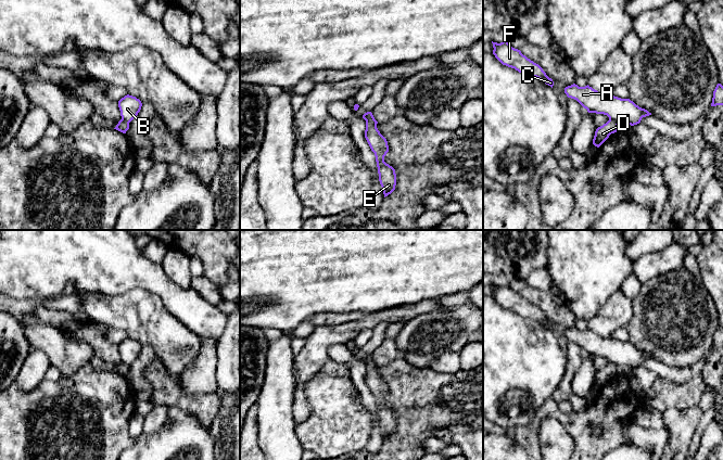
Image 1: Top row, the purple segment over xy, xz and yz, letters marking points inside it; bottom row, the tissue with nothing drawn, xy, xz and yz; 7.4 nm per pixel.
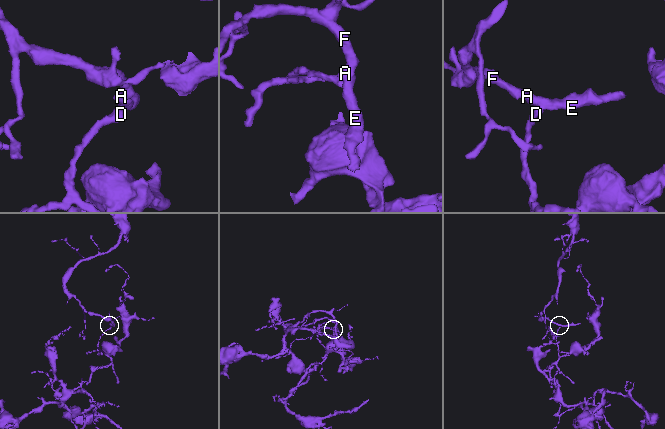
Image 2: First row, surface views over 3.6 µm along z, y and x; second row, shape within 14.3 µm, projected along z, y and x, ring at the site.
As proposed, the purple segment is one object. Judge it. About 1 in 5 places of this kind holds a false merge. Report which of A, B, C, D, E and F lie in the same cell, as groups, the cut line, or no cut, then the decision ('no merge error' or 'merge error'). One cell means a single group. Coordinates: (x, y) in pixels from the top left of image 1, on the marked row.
A B C E F / D; cut in yz along (609, 118), (618, 124); merge error

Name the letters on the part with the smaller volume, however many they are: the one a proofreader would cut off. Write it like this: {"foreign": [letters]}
{"foreign": ["A", "B", "C", "E", "F"]}

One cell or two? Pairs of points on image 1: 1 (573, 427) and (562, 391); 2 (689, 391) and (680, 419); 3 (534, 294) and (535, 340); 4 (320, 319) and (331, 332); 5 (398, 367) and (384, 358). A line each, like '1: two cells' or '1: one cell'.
1: two cells
2: two cells
3: two cells
4: two cells
5: two cells

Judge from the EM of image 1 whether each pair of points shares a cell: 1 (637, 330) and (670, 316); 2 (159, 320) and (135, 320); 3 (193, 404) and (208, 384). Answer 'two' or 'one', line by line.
1: one
2: one
3: two

